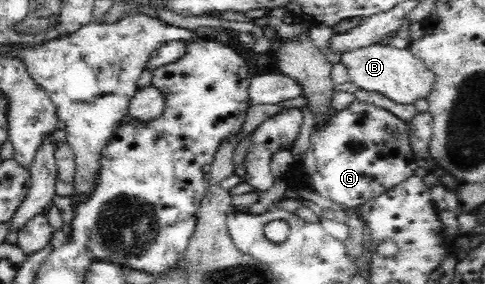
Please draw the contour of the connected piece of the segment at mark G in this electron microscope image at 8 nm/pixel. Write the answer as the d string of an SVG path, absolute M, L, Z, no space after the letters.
M354 99L347 108L336 111L321 129L311 134L306 157L299 163L293 162L284 174L282 179L286 183L289 182L288 188L302 186L334 202L355 207L358 202L370 200L400 184L409 176L414 176L414 171L419 167L411 148L407 123L375 104Z

